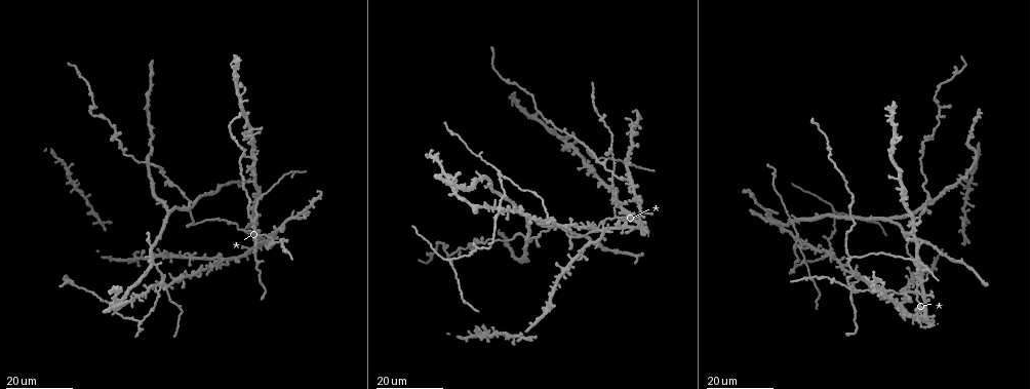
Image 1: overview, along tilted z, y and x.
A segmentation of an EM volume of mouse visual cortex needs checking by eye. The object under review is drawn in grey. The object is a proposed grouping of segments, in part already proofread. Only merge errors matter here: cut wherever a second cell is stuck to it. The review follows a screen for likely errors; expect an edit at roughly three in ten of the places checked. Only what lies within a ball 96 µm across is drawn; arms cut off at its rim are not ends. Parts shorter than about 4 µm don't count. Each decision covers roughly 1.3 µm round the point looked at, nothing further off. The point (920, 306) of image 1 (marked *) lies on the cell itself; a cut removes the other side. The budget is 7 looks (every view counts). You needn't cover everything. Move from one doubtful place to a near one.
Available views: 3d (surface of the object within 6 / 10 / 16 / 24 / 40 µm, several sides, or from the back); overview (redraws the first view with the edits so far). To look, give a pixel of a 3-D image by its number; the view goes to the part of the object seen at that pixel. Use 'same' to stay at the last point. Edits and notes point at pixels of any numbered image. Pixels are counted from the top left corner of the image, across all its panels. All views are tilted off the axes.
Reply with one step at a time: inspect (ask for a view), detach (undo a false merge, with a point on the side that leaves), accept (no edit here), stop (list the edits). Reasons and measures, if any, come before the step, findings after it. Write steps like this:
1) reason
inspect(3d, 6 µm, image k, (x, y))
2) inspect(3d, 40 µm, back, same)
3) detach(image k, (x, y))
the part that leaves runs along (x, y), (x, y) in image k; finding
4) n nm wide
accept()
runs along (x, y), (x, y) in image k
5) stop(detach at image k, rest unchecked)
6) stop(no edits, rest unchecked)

thin arm on a thick one
inspect(3d, 24 µm, image 1, (448, 176))

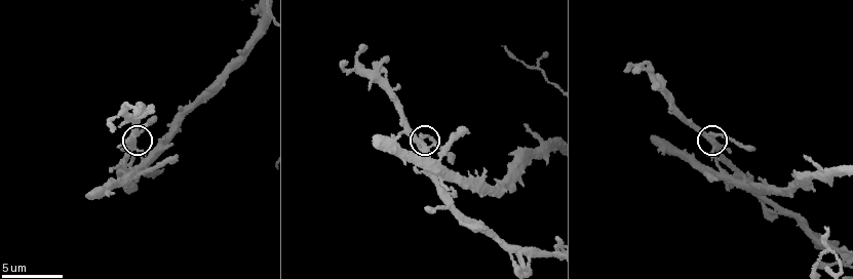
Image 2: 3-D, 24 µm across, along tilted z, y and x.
inspect(3d, 10 µm, image 2, (418, 140))

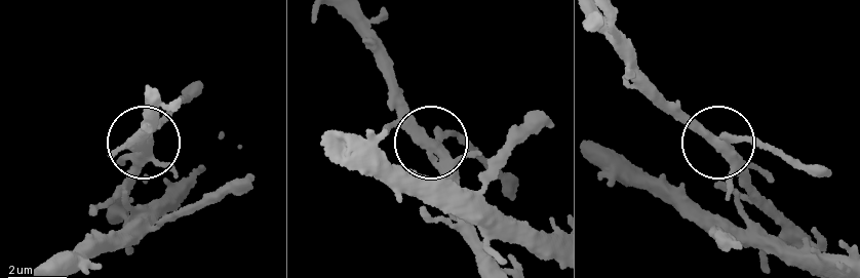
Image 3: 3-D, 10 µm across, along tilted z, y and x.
310 nm wide
accept()
one cell here

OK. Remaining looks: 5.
three arms meet
inspect(3d, 24 µm, image 1, (254, 251))

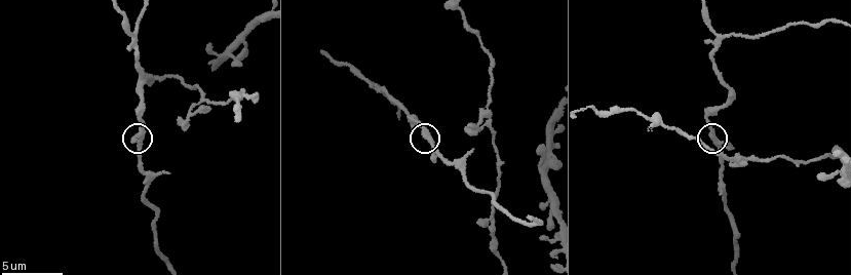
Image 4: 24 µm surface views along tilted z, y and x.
zoom in
inspect(3d, 10 µm, image 4, (142, 137))

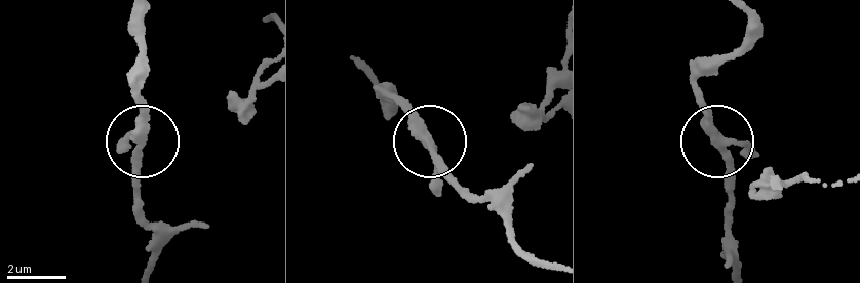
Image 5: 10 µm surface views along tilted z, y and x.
3 arms
accept()
continuous, no second cell

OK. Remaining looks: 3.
four-way junction
inspect(3d, 24 µm, image 1, (495, 207))

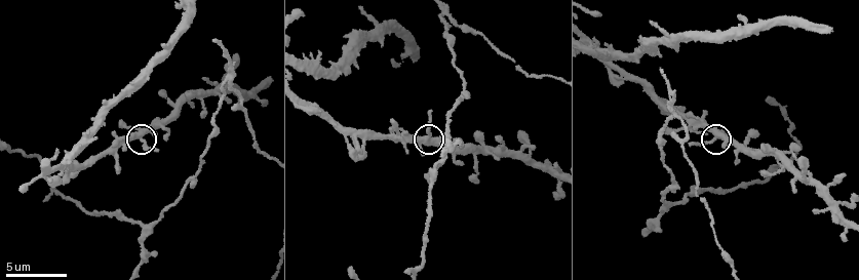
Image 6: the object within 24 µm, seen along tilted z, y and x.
inspect(3d, 10 µm, image 6, (140, 141))

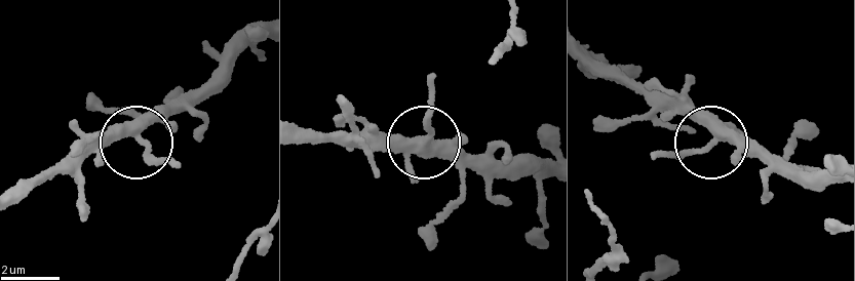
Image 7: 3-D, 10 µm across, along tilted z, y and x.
310 nm wide
accept()
runs along (546, 175), (487, 174), (418, 141), (351, 149) in image 7; one cell here

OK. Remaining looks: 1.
stop(no edits, rest unchecked)

